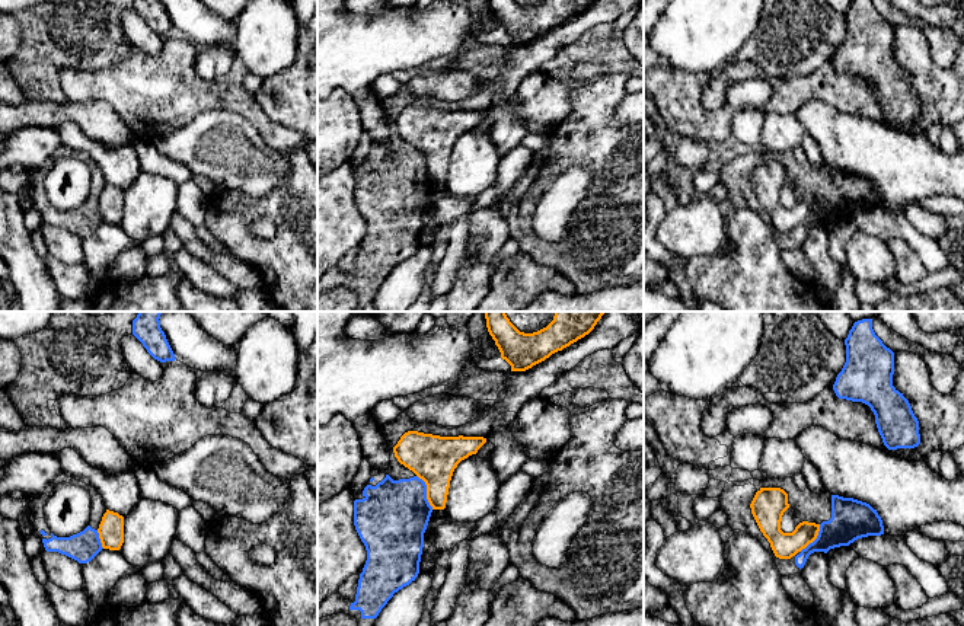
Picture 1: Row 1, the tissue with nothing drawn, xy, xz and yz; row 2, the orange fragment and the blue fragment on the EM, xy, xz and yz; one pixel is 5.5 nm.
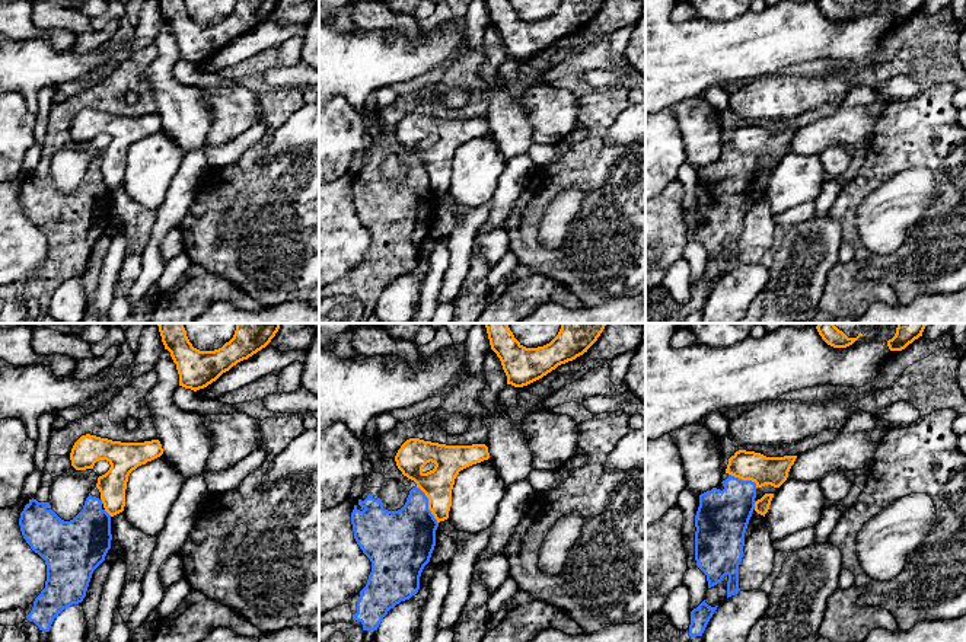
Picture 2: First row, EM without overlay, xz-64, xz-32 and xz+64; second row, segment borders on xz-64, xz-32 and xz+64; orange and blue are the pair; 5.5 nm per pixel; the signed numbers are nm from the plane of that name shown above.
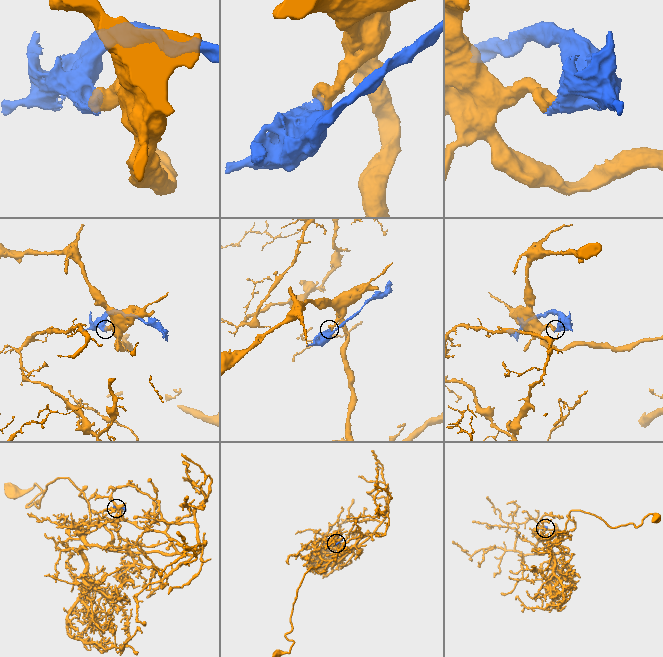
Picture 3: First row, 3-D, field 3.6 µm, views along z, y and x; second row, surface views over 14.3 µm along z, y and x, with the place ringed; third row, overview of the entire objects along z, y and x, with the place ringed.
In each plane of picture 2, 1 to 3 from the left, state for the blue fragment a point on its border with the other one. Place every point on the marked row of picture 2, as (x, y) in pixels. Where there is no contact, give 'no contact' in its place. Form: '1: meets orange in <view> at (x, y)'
1: meets orange in xz-64 at (108, 513)
2: meets orange in xz-32 at (429, 504)
3: meets orange in xz+64 at (745, 479)

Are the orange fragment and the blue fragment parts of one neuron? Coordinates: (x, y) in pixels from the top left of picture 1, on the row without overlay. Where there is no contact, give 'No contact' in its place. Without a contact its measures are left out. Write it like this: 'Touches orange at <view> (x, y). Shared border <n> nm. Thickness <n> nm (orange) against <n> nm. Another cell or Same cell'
Touches orange at xz (427, 166). Shared border 220 nm. Thickness 260 nm (orange) against 380 nm. Another cell

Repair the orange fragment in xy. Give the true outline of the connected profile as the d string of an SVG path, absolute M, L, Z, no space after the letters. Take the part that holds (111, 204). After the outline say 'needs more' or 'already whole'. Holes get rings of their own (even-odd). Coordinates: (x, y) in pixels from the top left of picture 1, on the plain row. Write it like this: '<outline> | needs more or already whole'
M106 183L98 207L103 223L119 224L124 217L124 191Z | already whole

